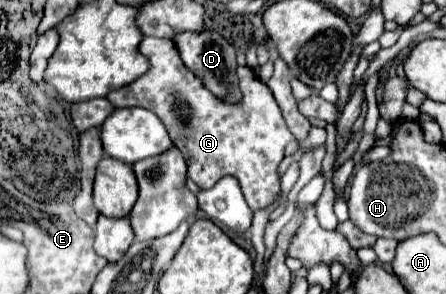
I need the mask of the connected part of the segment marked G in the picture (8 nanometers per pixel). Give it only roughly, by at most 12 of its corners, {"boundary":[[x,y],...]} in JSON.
{"boundary":[[145,37],[149,71],[111,105],[153,111],[209,189],[239,179],[253,211],[279,195],[293,139],[271,89],[239,67],[239,107]]}

